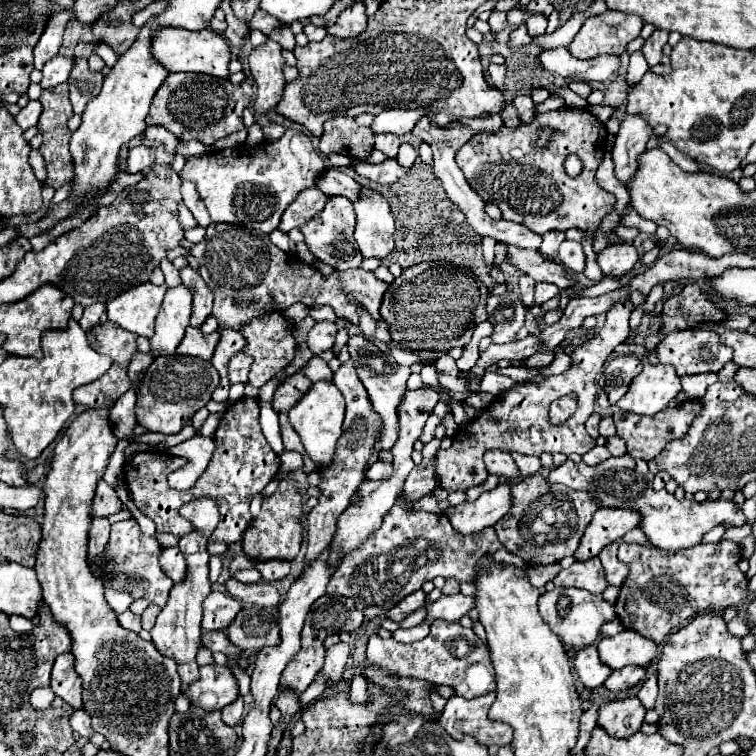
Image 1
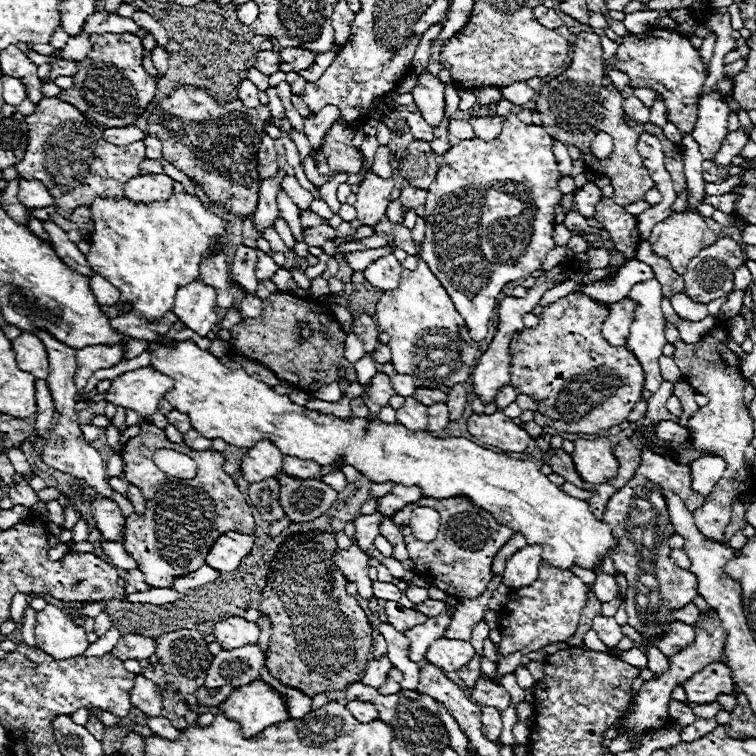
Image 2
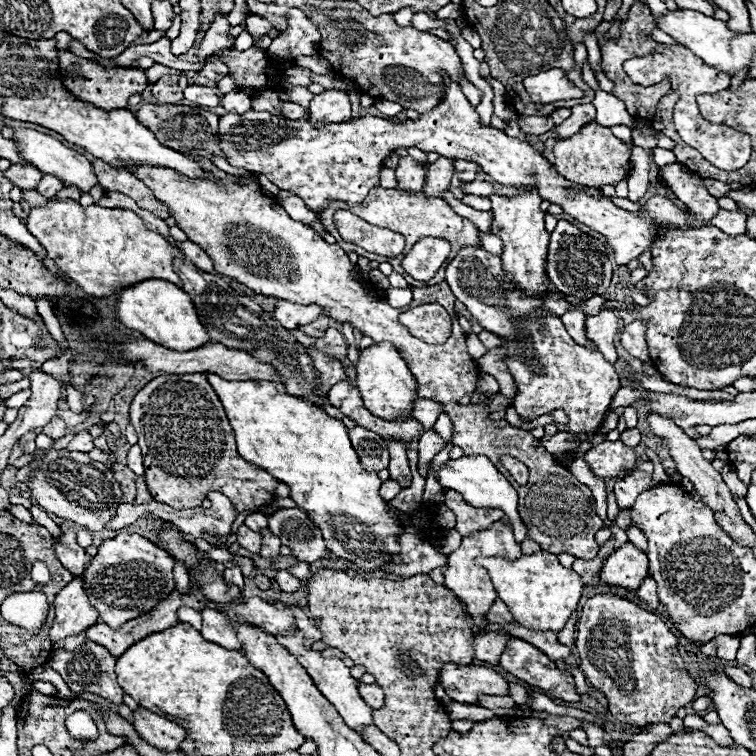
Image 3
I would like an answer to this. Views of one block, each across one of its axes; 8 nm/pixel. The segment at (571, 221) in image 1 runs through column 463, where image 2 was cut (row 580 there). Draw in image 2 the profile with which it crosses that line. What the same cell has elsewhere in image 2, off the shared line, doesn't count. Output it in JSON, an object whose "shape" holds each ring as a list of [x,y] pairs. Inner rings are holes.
{"shape":[[[142,422],[140,434],[128,440],[128,444],[122,448],[122,460],[126,464],[126,480],[138,486],[148,500],[156,498],[154,490],[160,488],[160,508],[150,508],[148,514],[144,514],[142,518],[136,516],[136,520],[126,518],[124,538],[126,552],[136,558],[138,568],[146,574],[146,582],[152,588],[168,588],[172,586],[174,576],[198,570],[204,564],[204,558],[214,540],[224,532],[234,530],[242,534],[254,534],[256,524],[250,512],[250,504],[238,490],[234,478],[222,470],[222,452],[216,452],[212,448],[196,452],[186,444],[174,444],[166,438],[164,430],[156,428],[154,424]],[[158,448],[170,448],[194,458],[194,462],[198,464],[198,476],[192,480],[180,480],[160,472],[150,454]]]}

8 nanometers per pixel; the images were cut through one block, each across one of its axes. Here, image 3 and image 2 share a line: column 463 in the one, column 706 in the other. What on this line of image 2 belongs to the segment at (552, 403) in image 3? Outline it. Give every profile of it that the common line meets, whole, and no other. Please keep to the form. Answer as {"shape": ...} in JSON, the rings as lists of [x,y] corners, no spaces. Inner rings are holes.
{"shape":[[[720,238],[718,242],[714,242],[712,246],[708,246],[706,250],[702,250],[696,258],[692,258],[688,262],[686,274],[684,278],[684,294],[690,296],[694,302],[712,302],[716,298],[722,298],[724,294],[734,290],[734,272],[738,266],[742,266],[746,262],[746,254],[742,250],[742,244],[732,240],[732,238]]]}

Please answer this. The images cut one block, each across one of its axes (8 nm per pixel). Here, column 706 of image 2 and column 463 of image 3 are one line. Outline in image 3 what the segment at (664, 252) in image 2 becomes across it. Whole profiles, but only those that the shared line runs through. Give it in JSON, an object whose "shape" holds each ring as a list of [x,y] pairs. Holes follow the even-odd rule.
{"shape":[[[374,186],[374,188],[368,192],[368,196],[366,196],[366,200],[364,200],[362,204],[350,207],[346,202],[332,200],[332,202],[330,202],[324,210],[320,210],[316,216],[318,216],[318,220],[324,224],[324,228],[326,228],[326,230],[335,237],[337,244],[339,244],[346,253],[352,251],[358,256],[364,256],[366,258],[370,258],[370,260],[376,260],[376,262],[388,262],[388,264],[392,264],[392,266],[394,266],[394,270],[396,270],[396,272],[400,272],[400,274],[406,279],[408,285],[413,287],[421,288],[444,281],[446,266],[449,264],[445,263],[445,265],[442,265],[434,278],[426,282],[414,280],[410,275],[406,274],[402,266],[400,266],[400,262],[402,262],[404,256],[409,252],[410,248],[420,240],[420,238],[424,238],[424,236],[446,238],[446,240],[452,244],[452,248],[454,248],[454,250],[452,250],[453,258],[458,254],[460,246],[480,246],[478,230],[476,230],[476,226],[474,226],[470,220],[466,220],[466,218],[458,216],[458,214],[456,214],[456,212],[454,212],[454,210],[452,210],[444,200],[440,200],[440,198],[426,198],[422,192],[408,192],[408,190],[398,190],[398,188],[382,188],[382,186]],[[336,210],[349,210],[352,214],[360,216],[362,220],[366,220],[366,222],[370,222],[370,224],[374,224],[374,226],[390,228],[390,230],[394,230],[394,232],[404,234],[404,236],[406,236],[406,247],[403,254],[394,256],[394,258],[386,258],[386,256],[374,254],[374,252],[368,252],[355,244],[344,242],[340,237],[336,226],[334,226],[334,222],[332,222],[332,214],[334,214]]]}

